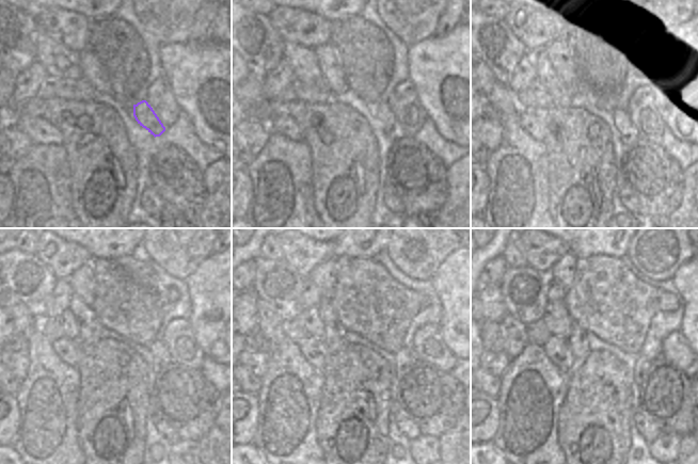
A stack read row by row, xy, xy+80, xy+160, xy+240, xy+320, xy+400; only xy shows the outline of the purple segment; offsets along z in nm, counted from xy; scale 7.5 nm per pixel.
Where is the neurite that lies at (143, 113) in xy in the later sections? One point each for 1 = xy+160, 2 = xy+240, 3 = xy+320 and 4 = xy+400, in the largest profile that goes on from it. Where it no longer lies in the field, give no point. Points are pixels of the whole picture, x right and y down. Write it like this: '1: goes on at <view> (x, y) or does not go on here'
1: goes on at xy+160 (630, 132)
2: goes on at xy+240 (161, 357)
3: goes on at xy+320 (405, 357)
4: goes on at xy+400 (641, 365)

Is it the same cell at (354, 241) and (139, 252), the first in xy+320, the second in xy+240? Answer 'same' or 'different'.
different

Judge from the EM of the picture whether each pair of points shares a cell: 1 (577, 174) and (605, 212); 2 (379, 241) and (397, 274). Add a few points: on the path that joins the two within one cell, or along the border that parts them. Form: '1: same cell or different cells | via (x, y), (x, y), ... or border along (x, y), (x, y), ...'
1: same cell | via (582, 184), (582, 189), (596, 203)
2: different cells | border along (384, 251), (375, 258)

